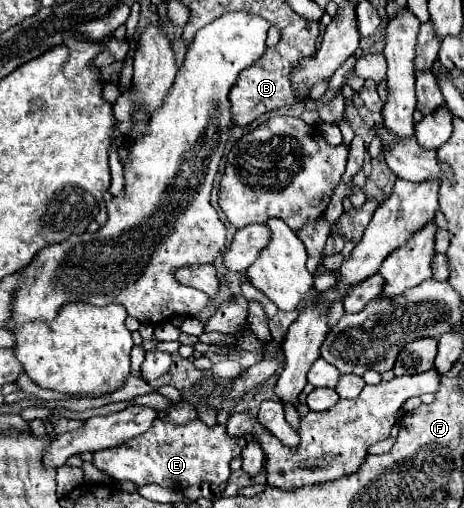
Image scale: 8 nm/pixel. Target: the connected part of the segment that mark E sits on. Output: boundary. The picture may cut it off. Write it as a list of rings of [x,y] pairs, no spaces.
[[[157,417],[147,435],[123,441],[119,447],[113,449],[93,453],[93,465],[105,471],[109,477],[117,481],[131,481],[137,487],[155,483],[163,487],[185,489],[189,485],[199,485],[205,481],[221,485],[231,475],[229,461],[233,457],[239,457],[245,445],[245,437],[231,437],[225,425],[207,427],[201,419],[177,425]]]

